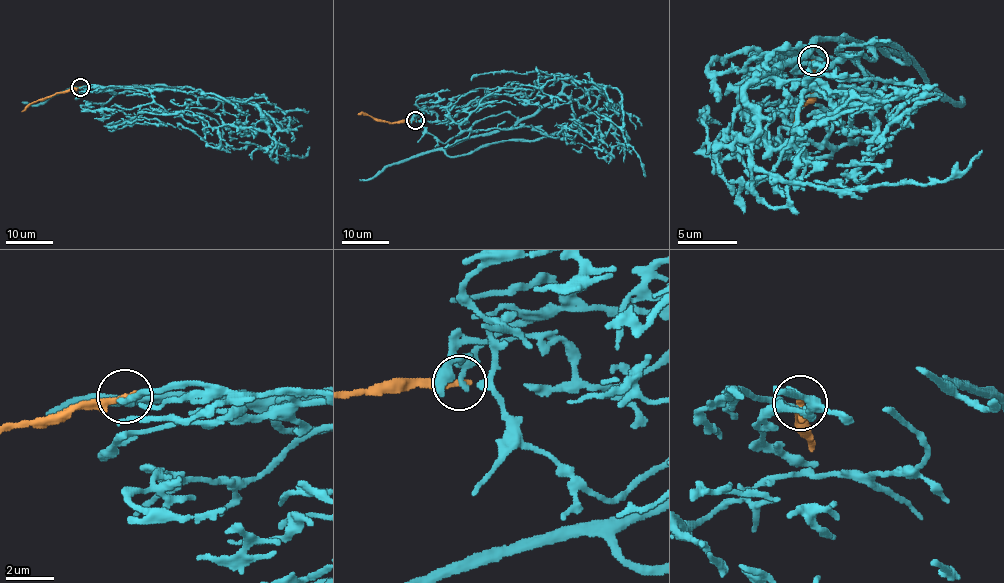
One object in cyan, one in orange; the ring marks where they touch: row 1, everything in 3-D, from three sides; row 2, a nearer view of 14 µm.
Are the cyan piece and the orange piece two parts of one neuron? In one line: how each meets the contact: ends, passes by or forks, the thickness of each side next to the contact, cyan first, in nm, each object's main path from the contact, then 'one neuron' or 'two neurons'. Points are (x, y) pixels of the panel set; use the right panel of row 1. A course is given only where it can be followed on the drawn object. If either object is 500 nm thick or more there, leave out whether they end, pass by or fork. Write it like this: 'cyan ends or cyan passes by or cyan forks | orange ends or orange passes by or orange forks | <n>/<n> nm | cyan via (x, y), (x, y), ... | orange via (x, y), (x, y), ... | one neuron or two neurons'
cyan ends | orange ends | 360/300 nm | cyan via (812, 62), (708, 66), (772, 70), (746, 89), (750, 187), (808, 74), (850, 53), (849, 141), (790, 149) | orange via (812, 59), (816, 79), (809, 97), (800, 107), (799, 136) | two neurons

